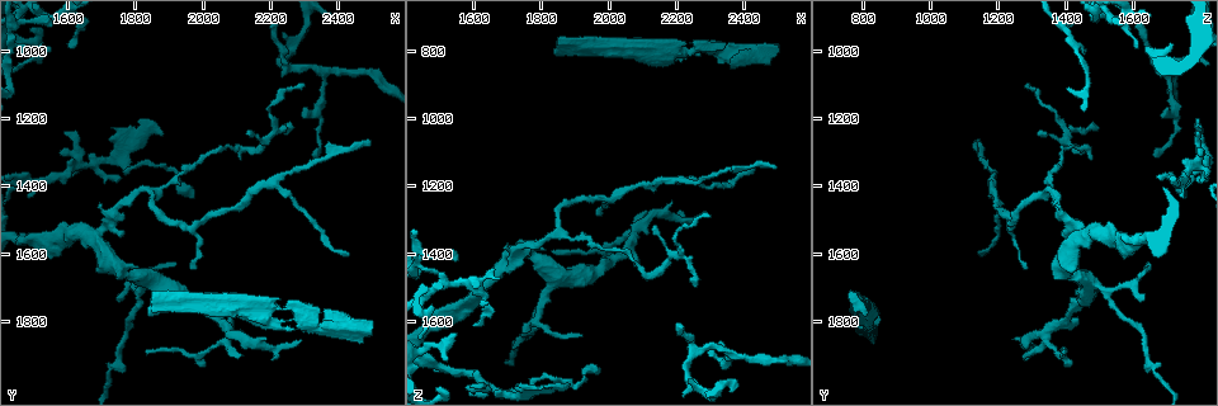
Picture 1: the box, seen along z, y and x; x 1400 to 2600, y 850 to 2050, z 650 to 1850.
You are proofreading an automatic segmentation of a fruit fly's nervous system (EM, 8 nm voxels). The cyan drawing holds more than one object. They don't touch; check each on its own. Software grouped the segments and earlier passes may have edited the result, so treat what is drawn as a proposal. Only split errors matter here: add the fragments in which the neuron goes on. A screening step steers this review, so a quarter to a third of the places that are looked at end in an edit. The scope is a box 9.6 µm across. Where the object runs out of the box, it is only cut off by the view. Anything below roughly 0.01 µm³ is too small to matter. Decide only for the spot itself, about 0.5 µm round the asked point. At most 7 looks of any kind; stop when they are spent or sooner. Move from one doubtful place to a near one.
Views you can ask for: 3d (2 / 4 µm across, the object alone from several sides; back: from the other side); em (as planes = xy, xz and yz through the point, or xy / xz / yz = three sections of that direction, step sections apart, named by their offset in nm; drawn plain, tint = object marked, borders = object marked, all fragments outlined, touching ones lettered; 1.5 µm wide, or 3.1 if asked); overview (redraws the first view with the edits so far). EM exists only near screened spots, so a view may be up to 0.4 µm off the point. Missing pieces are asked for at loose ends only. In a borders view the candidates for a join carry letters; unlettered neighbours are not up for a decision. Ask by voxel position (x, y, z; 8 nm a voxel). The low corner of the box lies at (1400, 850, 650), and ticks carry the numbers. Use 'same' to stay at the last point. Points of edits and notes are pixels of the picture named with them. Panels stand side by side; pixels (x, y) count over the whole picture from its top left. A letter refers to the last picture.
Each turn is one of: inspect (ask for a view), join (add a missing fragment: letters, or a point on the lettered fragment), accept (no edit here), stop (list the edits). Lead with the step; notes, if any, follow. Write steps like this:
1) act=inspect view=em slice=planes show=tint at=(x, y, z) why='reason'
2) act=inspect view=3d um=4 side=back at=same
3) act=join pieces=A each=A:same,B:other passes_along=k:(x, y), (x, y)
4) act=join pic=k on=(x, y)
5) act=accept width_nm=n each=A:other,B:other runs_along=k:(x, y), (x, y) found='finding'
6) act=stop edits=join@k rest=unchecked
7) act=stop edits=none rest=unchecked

act=inspect view=em slice=planes show=tint at=(1740, 1220, 1790) why='free end'

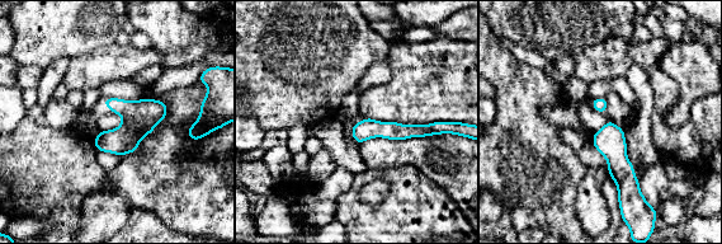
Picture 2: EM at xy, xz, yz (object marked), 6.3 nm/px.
act=inspect view=em slice=planes show=borders at=same

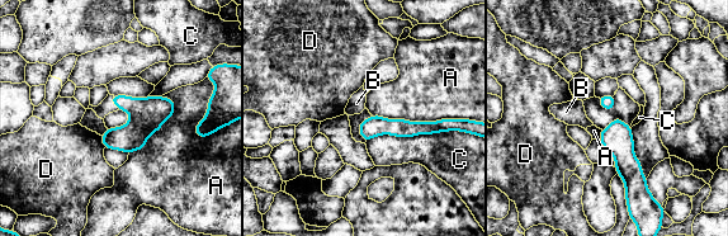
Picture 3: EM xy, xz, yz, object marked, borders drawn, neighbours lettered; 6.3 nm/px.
act=accept each=A:other,B:other,C:other,D:other runs_along=3:(362, 128), (401, 127), (430, 130) found='none of them fits'

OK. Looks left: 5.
act=inspect view=3d um=4 at=(1970, 1440, 1740) why='thin end'

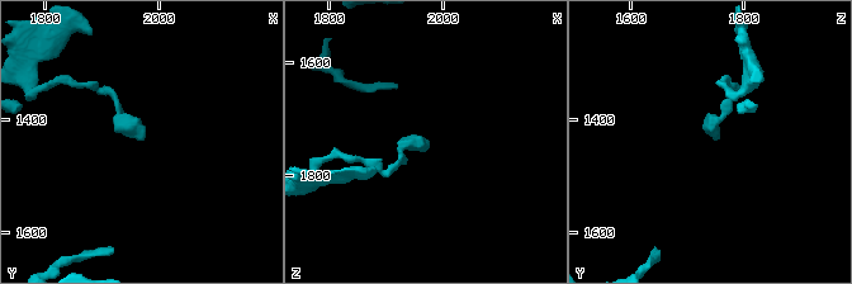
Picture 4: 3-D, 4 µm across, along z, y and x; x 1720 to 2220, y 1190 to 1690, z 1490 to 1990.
act=inspect view=em slice=planes show=borders at=(1970, 1435, 1750) why='shape alone is not enough'

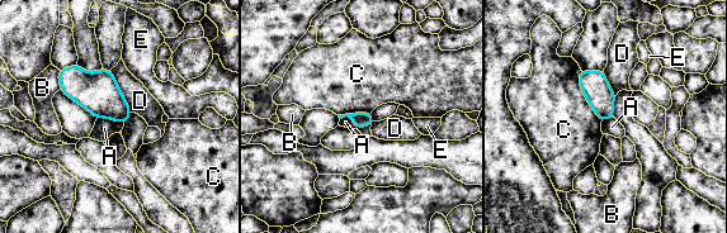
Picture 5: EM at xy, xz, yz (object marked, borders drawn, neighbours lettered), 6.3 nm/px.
act=accept longest_contact=C:340nm each=A:other,B:other,C:other,D:other,E:other border=5:(340, 118), (371, 125) found='none of them fits'

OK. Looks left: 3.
act=inspect view=3d um=2 at=(2500, 1270, 1150)

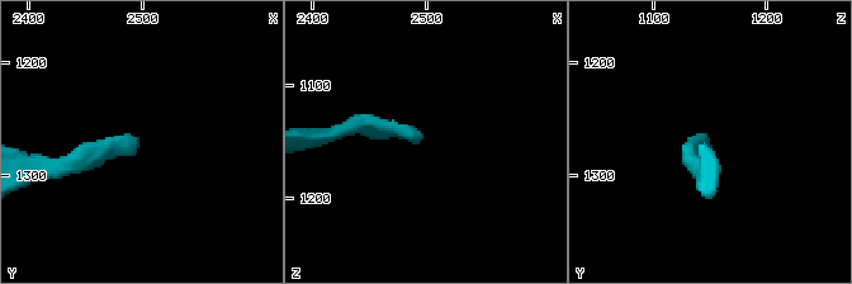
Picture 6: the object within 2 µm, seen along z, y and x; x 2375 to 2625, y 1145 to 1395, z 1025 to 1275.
act=inspect view=em slice=planes show=borders at=(2494, 1266, 1146) why='need the tissue'

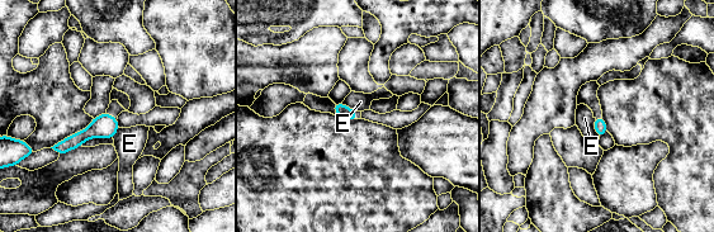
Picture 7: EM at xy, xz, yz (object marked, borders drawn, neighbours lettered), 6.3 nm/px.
act=accept width_nm=80 each=E:other runs_along=7:(114, 121), (57, 147) found='none of them fits'

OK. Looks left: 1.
act=stop edits=none rest=unchecked

